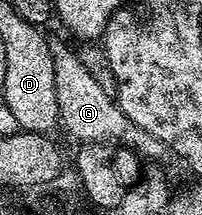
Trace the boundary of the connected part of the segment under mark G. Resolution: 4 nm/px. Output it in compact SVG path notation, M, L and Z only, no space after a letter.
M77 54L67 55L66 62L57 64L56 97L59 118L62 126L80 143L100 143L103 145L122 145L132 149L142 157L154 159L164 153L164 148L158 138L141 129L134 121L119 109L117 100L97 84L96 79L88 73L84 65L79 62Z

